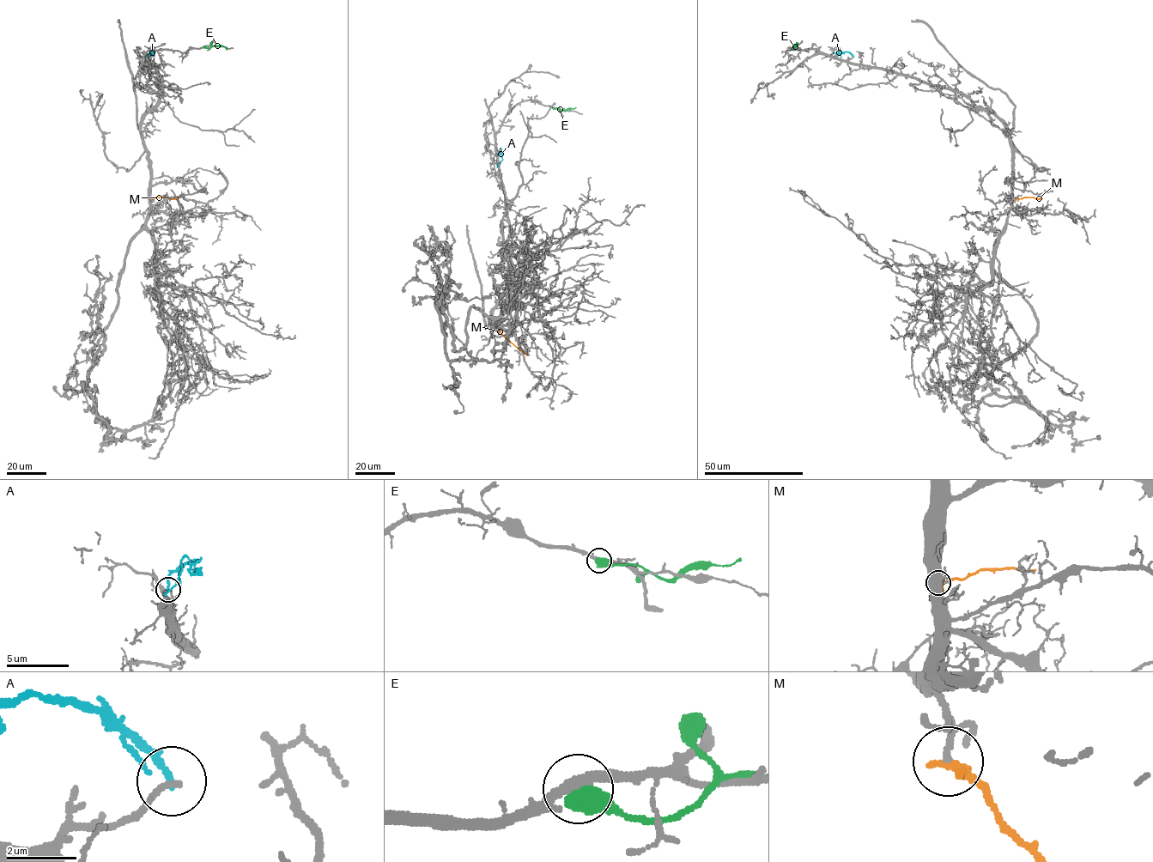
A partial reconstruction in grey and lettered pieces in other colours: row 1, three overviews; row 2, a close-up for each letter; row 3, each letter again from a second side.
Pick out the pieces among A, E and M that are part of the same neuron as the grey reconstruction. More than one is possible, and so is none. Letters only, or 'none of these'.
M

